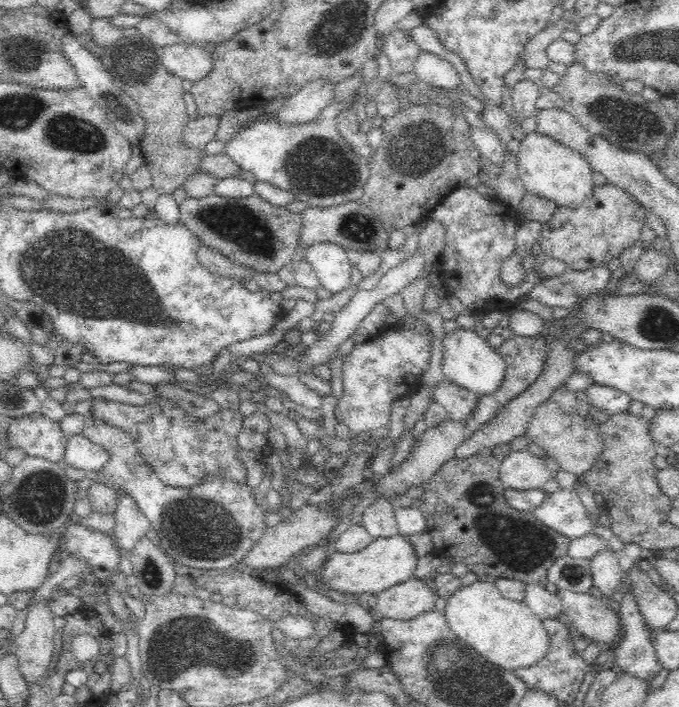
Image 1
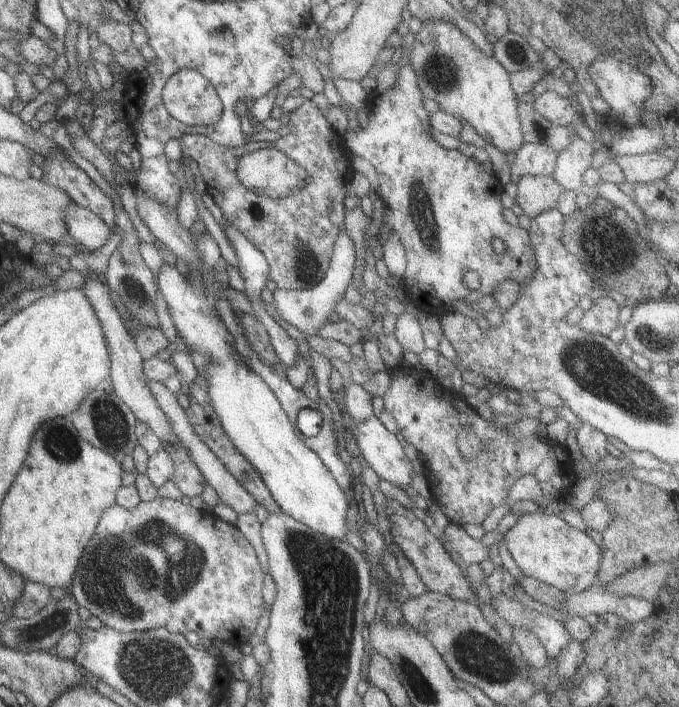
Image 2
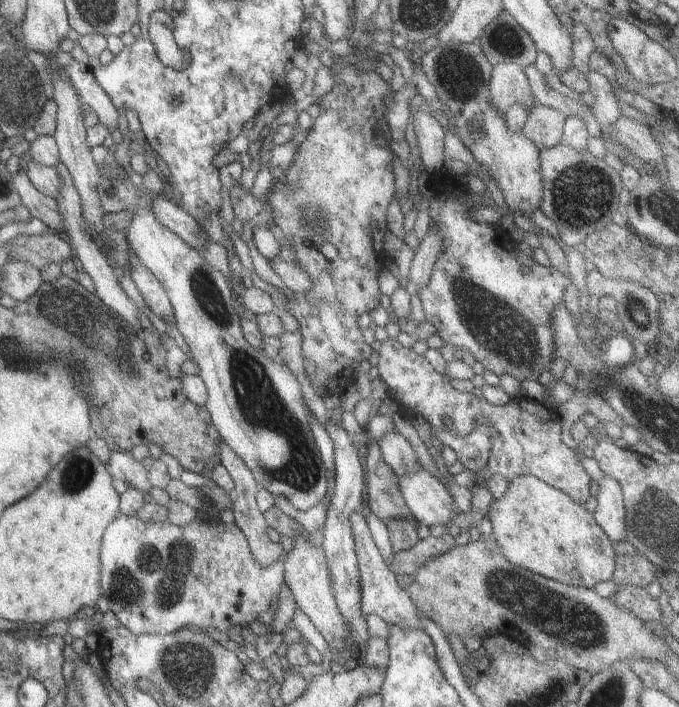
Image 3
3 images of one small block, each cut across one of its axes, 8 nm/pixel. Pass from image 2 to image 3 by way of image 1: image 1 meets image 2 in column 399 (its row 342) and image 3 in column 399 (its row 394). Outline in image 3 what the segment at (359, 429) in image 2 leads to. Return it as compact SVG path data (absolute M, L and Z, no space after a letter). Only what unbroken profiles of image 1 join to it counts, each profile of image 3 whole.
M422 465L409 475L397 476L397 479L403 499L419 524L446 527L459 512L450 492Z

